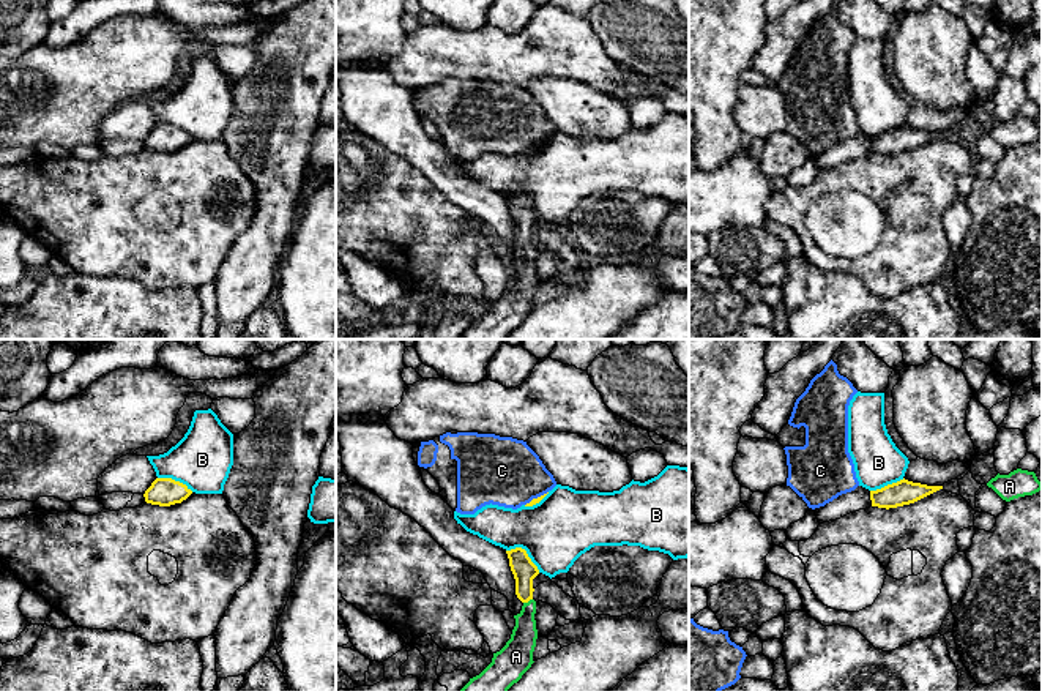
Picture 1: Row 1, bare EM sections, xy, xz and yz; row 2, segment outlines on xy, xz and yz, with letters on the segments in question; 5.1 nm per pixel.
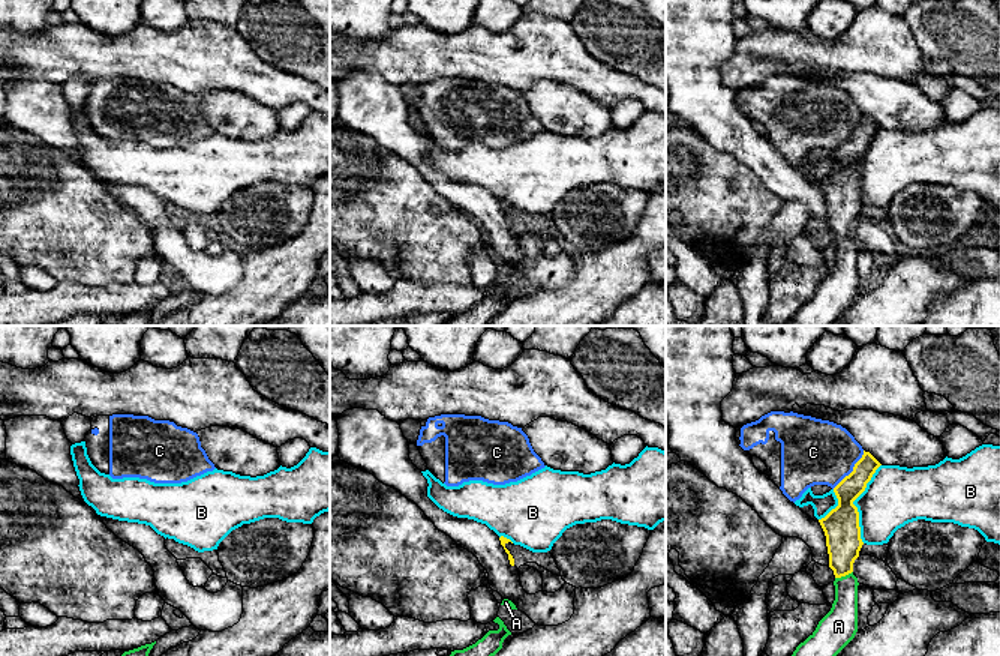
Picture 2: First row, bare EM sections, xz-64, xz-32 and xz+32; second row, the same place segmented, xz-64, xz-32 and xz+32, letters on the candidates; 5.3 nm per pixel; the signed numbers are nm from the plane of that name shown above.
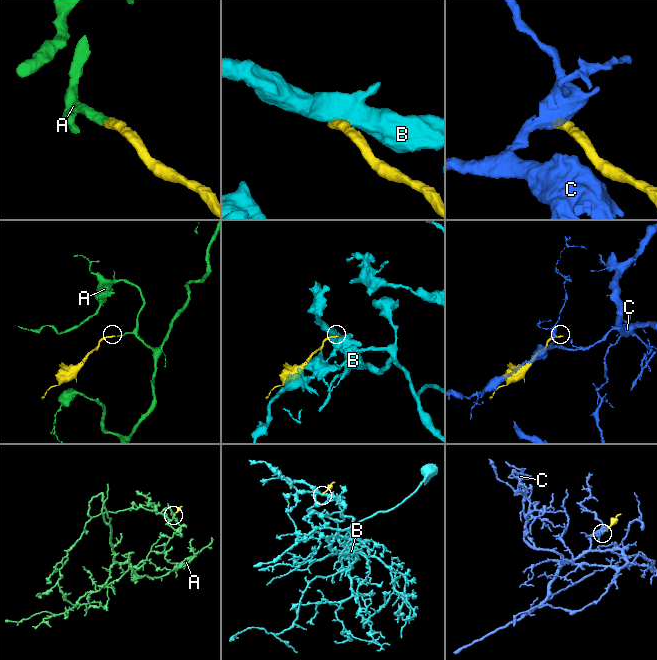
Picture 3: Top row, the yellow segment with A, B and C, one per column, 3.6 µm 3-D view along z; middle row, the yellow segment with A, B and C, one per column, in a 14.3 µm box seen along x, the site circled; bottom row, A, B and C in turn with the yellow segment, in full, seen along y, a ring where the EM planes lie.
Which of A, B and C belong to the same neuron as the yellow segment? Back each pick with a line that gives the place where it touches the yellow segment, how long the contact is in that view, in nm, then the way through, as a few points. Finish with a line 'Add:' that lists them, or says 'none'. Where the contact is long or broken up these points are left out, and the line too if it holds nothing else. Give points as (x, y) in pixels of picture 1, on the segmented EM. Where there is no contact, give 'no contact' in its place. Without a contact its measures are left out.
A: contact xz (527, 601); length 50 nm; way xz (524, 570), (527, 601), (525, 633), (519, 649)
Add: A

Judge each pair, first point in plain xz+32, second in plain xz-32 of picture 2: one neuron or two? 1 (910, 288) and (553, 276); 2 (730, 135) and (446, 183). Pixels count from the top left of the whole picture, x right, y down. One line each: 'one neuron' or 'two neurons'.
1: two neurons
2: one neuron

